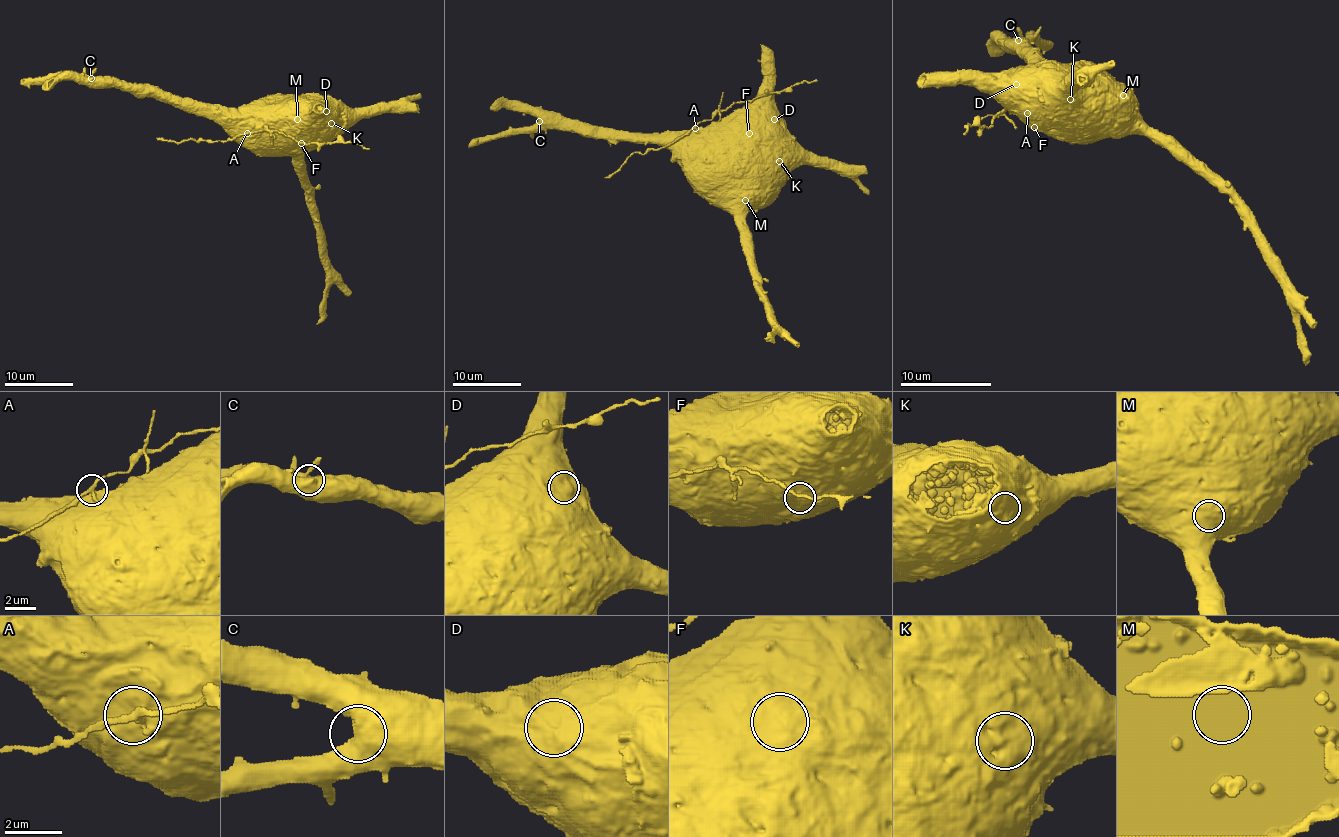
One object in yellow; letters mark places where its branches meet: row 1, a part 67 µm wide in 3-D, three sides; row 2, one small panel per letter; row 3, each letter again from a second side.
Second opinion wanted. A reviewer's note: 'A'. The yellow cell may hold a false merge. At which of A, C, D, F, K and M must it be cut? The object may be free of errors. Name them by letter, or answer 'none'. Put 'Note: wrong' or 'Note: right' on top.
Note: right
A

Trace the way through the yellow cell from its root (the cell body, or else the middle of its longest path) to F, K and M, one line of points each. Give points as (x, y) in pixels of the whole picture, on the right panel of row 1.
F: (1057, 97), (1052, 113), (1039, 127), (1034, 127)
K: (1057, 97), (1052, 134), (1066, 118), (1066, 106), (1070, 99)
M: (1057, 97), (1050, 115), (1061, 113), (1089, 86), (1089, 79), (1095, 72), (1105, 72), (1123, 95)

